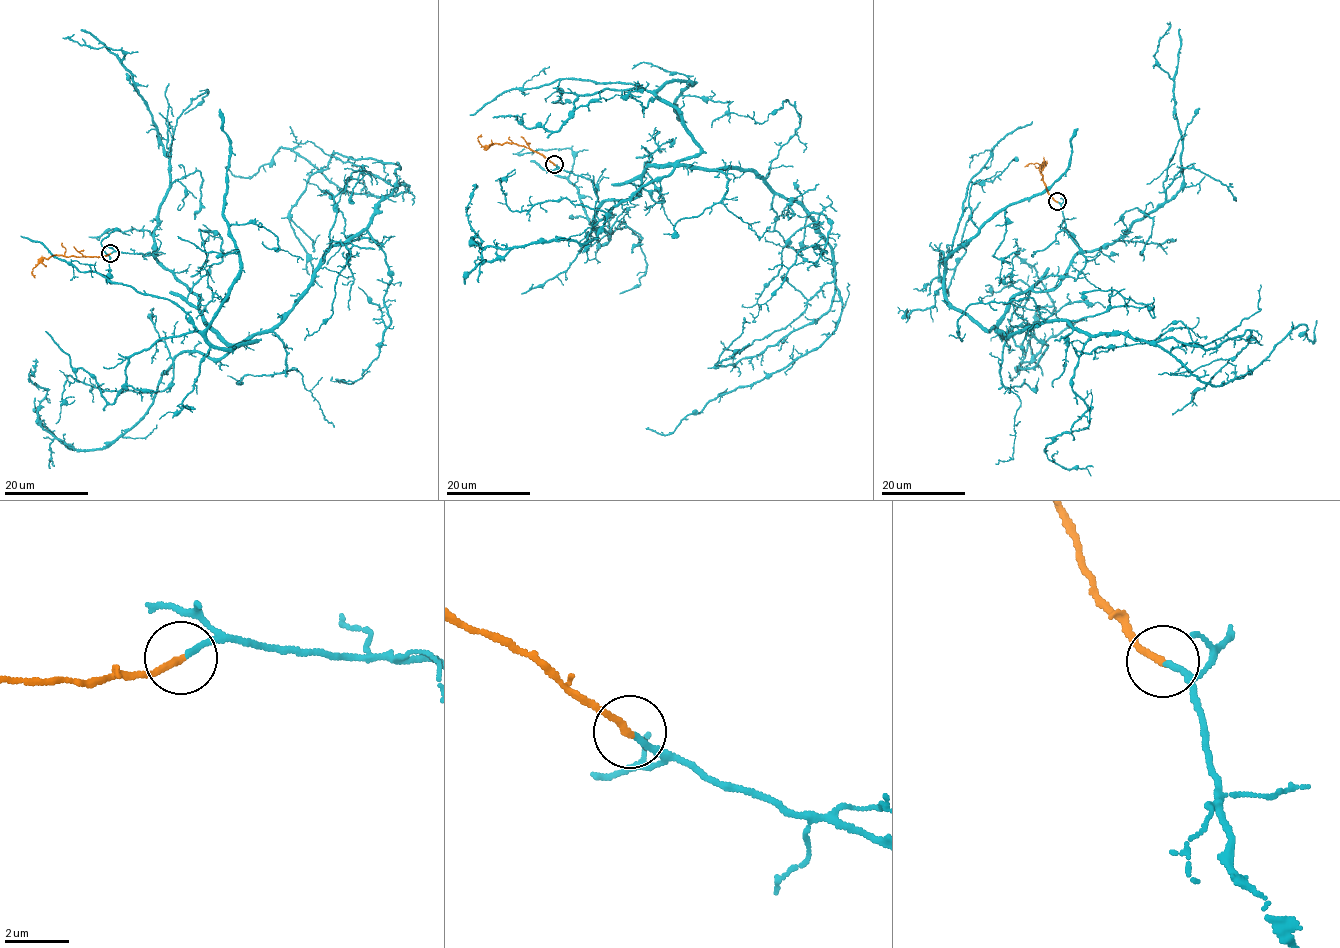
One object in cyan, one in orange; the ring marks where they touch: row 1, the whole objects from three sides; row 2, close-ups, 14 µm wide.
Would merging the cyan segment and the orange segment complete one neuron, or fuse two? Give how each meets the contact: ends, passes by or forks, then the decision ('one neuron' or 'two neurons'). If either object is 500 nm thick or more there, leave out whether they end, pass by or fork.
cyan ends; orange ends; one neuron

